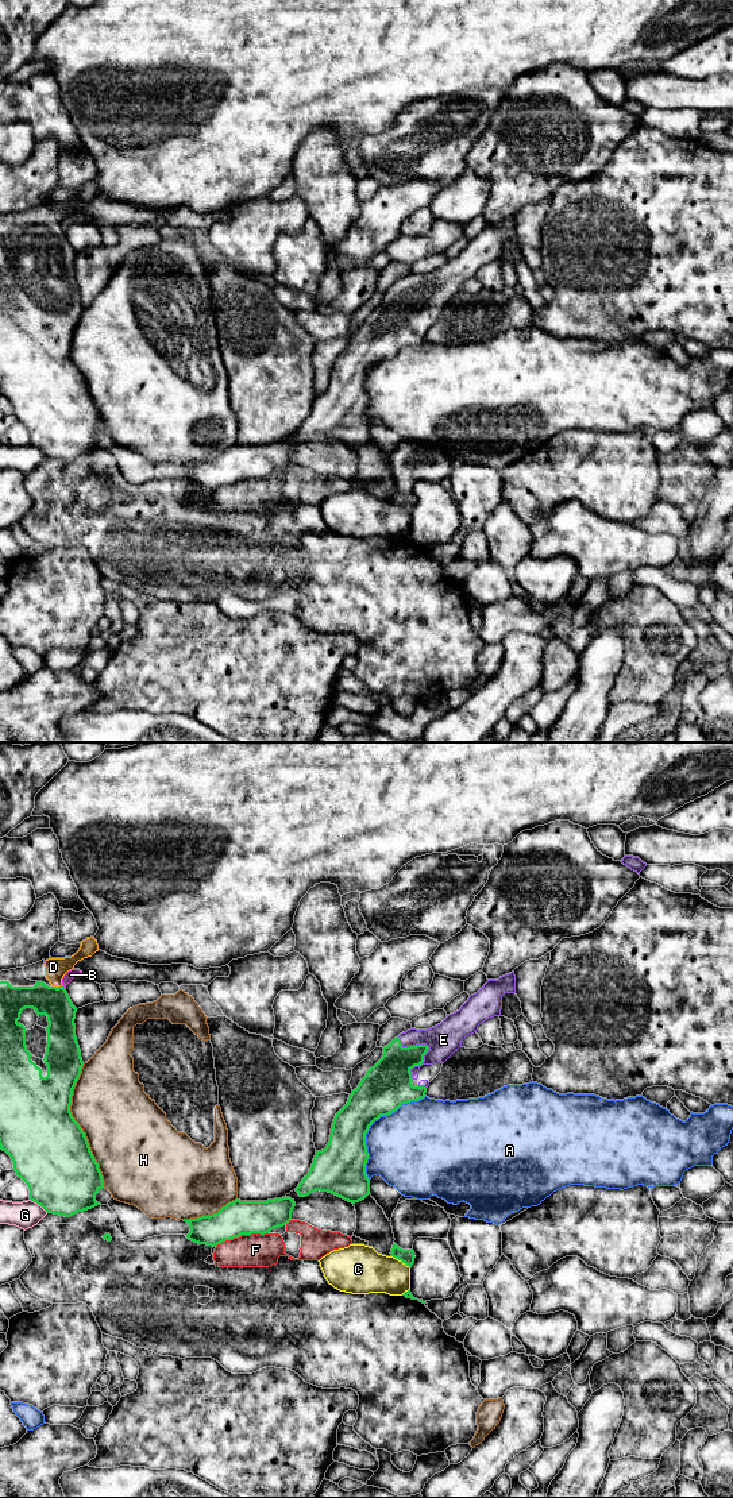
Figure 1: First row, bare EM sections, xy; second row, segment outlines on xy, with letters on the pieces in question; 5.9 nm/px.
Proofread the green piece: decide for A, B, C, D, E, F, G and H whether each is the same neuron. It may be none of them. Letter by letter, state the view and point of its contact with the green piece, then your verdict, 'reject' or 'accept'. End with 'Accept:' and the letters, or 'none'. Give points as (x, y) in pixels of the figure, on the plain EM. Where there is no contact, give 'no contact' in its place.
A: meets green in xy at (370, 369); reject
B: meets green in xy at (62, 231); reject
C: meets green in xy at (401, 505); reject
D: meets green in xy at (56, 231); accept
E: meets green in xy at (428, 292); accept
F: meets green in xy at (242, 478); reject
G: meets green in xy at (39, 448); reject
H: meets green in xy at (78, 370); reject
Accept: D, E

